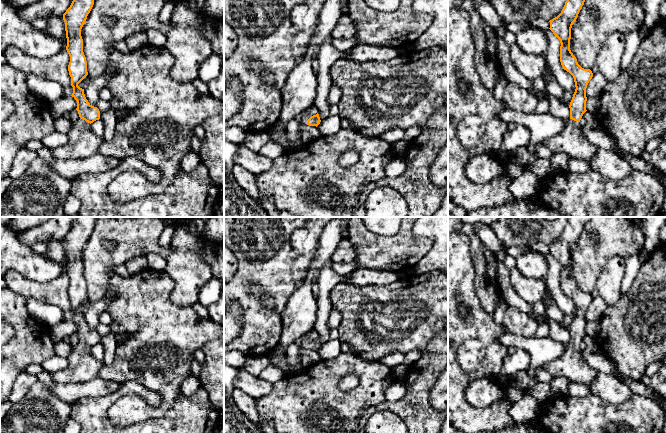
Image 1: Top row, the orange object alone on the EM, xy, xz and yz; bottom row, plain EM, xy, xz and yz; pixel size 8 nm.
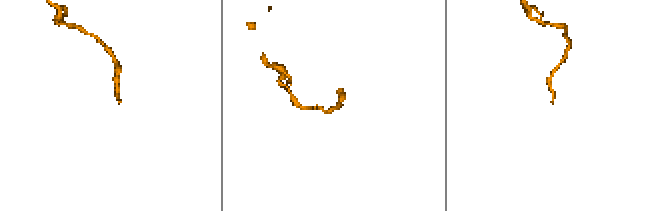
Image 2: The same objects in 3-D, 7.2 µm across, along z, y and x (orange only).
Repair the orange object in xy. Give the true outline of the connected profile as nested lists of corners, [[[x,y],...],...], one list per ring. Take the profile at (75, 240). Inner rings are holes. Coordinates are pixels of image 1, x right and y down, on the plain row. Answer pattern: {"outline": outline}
{"outline": [[[76,217],[70,231],[63,238],[67,262],[66,274],[70,280],[68,295],[73,311],[71,320],[77,325],[76,334],[80,342],[73,346],[72,353],[67,358],[67,367],[51,373],[52,379],[60,384],[93,380],[103,366],[103,362],[97,360],[90,352],[94,345],[100,343],[100,335],[88,326],[84,313],[78,310],[88,299],[81,253],[94,229],[95,222],[96,217]]]}

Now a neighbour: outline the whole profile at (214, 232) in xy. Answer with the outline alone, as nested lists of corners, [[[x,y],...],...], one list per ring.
[[[210,217],[203,237],[208,242],[222,243],[224,239],[224,217]]]

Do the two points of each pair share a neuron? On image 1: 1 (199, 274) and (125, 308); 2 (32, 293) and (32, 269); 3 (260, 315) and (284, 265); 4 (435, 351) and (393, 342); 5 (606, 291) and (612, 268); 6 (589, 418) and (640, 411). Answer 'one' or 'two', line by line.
1: two
2: two
3: one
4: two
5: one
6: one

